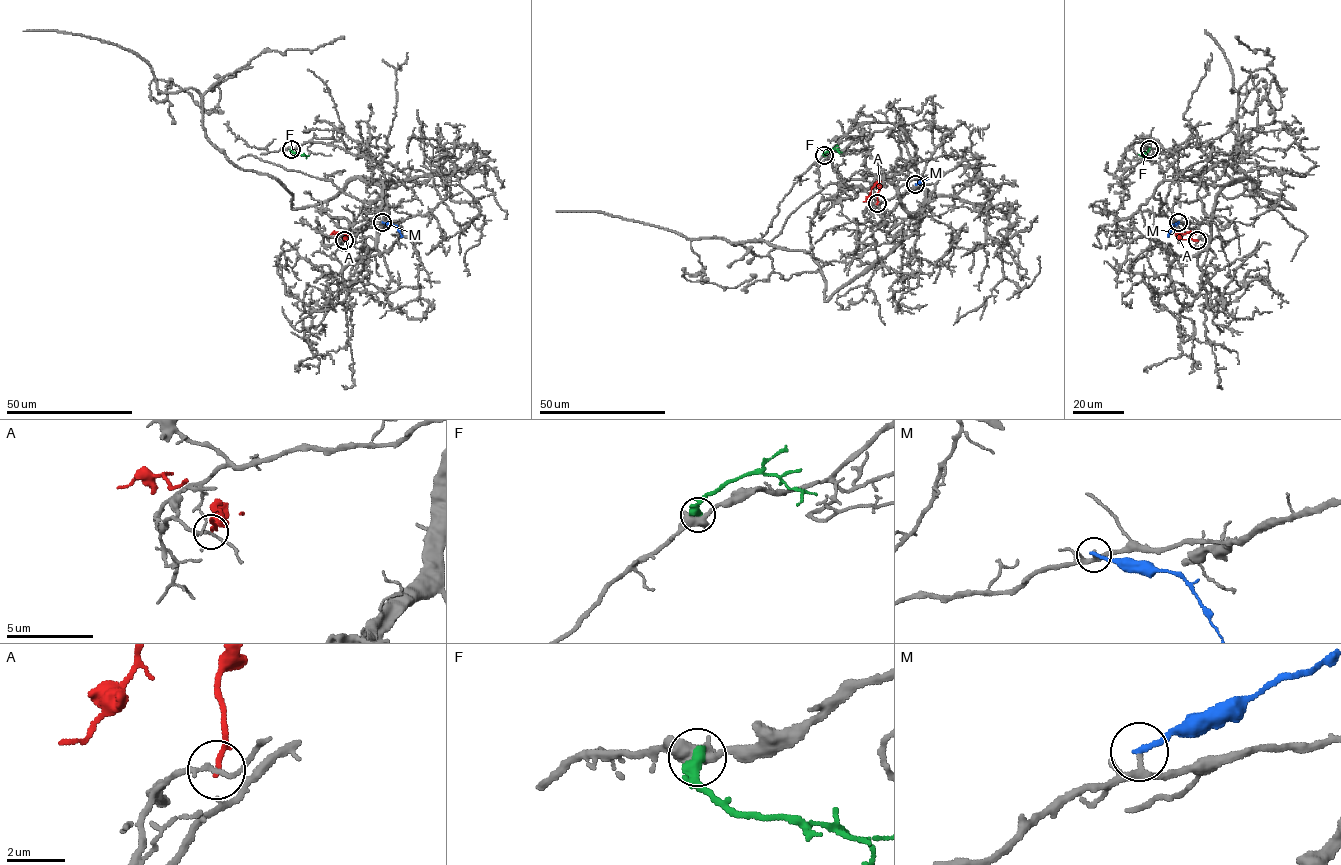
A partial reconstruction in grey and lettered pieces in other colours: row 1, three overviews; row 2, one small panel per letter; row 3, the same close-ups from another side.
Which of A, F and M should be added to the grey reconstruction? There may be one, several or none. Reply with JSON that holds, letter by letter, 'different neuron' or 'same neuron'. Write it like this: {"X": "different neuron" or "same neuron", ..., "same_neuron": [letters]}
{"A": "different neuron", "F": "different neuron", "M": "different neuron", "same_neuron": []}

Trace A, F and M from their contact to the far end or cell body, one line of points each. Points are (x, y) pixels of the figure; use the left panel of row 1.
A: (344, 240), (342, 233), (330, 234)
F: (291, 149), (306, 158)
M: (382, 222), (393, 224), (403, 236)

